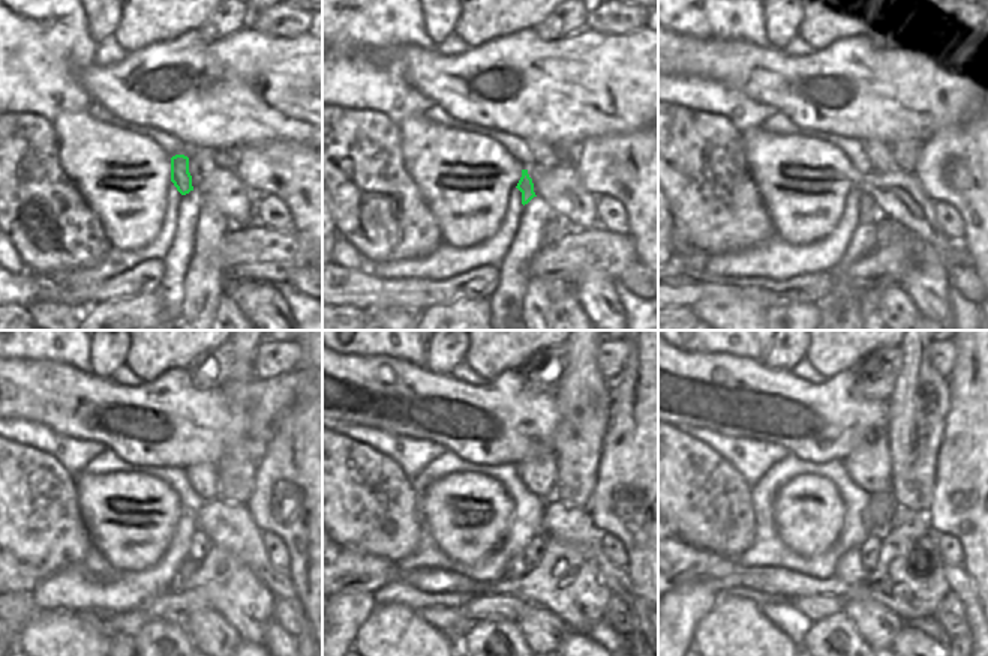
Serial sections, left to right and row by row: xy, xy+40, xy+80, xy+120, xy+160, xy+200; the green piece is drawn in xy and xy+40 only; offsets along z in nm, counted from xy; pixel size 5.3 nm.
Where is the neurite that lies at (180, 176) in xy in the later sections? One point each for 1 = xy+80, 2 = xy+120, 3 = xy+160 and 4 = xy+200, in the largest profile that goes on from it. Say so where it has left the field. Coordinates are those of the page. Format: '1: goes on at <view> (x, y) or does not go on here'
1: goes on at xy+80 (868, 212)
2: goes on at xy+120 (200, 547)
3: goes on at xy+160 (535, 548)
4: goes on at xy+200 (871, 547)

